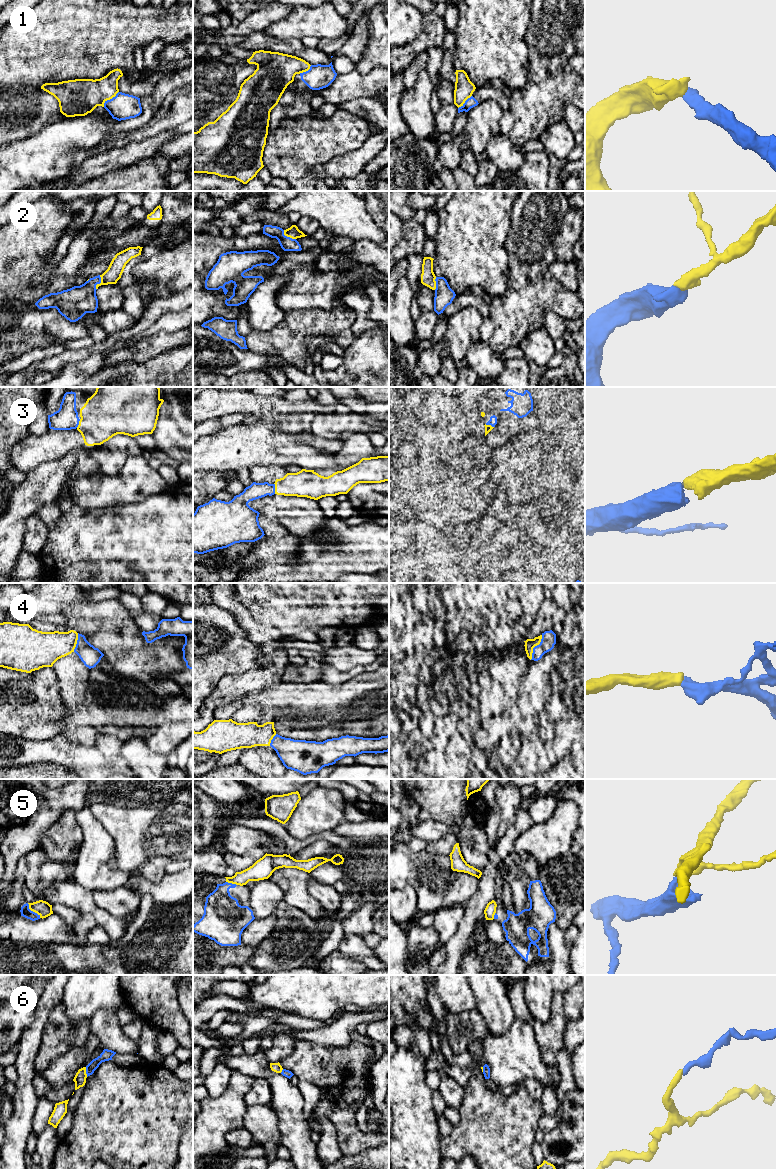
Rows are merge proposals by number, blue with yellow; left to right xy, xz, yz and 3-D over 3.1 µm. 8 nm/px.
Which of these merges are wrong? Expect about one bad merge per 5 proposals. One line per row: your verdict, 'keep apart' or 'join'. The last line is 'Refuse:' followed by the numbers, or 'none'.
1: keep apart
2: join
3: join
4: join
5: keep apart
6: keep apart
Refuse: 1, 5, 6

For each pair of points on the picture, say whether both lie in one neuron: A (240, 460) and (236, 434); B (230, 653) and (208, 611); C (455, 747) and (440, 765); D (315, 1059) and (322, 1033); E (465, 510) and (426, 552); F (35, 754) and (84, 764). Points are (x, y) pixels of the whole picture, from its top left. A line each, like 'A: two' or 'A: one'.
A: one
B: one
C: one
D: two
E: two
F: one

